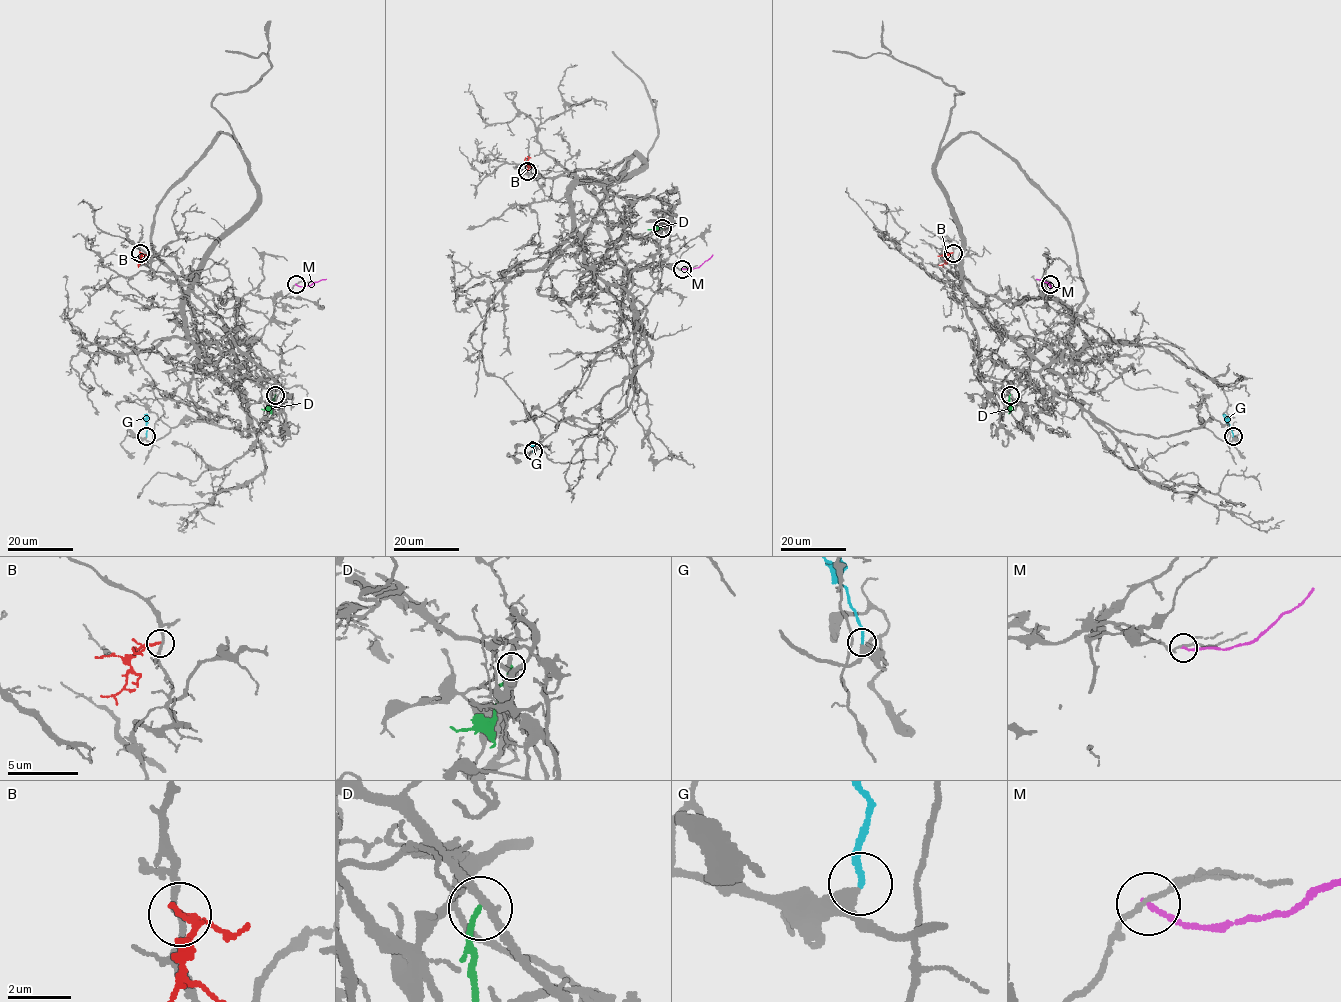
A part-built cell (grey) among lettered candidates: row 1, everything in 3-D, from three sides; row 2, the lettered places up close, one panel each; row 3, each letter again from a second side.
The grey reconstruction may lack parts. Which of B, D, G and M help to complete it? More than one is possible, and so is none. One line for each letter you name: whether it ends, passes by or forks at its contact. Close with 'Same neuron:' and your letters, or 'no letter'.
G: it ends
Same neuron: G

